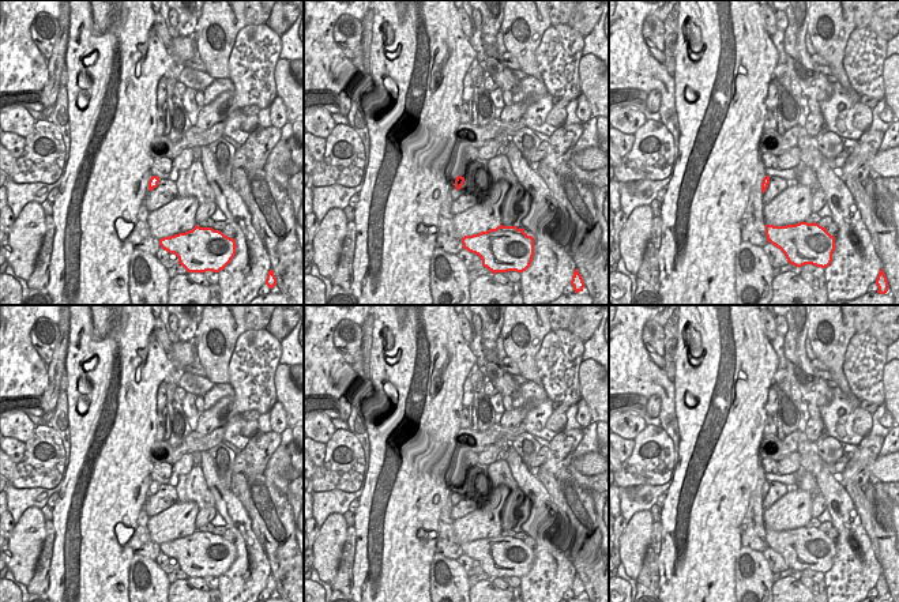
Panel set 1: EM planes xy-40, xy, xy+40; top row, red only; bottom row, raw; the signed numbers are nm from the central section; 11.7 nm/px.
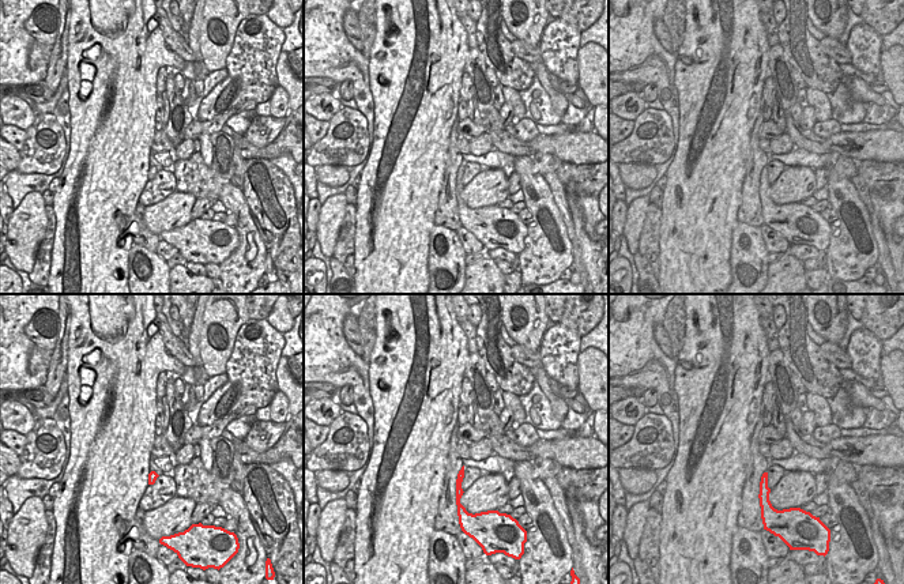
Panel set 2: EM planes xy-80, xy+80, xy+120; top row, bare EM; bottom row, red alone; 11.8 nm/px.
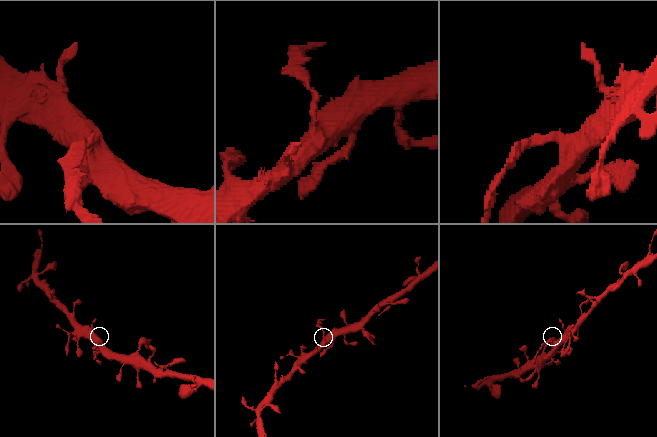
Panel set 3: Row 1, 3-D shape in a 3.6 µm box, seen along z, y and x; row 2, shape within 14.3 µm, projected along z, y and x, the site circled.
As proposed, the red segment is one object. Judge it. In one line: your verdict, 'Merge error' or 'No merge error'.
Merge error

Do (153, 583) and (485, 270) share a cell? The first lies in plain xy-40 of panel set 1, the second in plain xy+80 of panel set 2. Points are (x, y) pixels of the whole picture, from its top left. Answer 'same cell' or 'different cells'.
different cells

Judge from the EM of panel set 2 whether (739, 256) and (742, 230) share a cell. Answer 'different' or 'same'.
same

